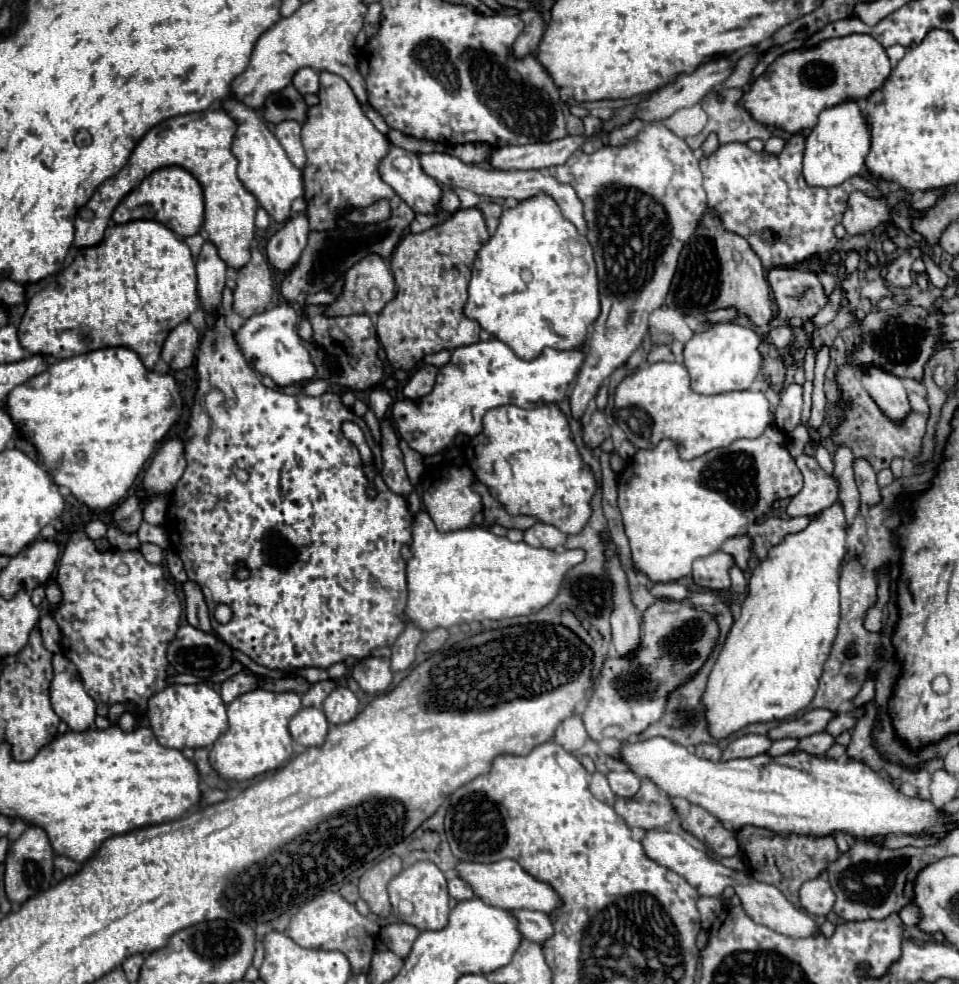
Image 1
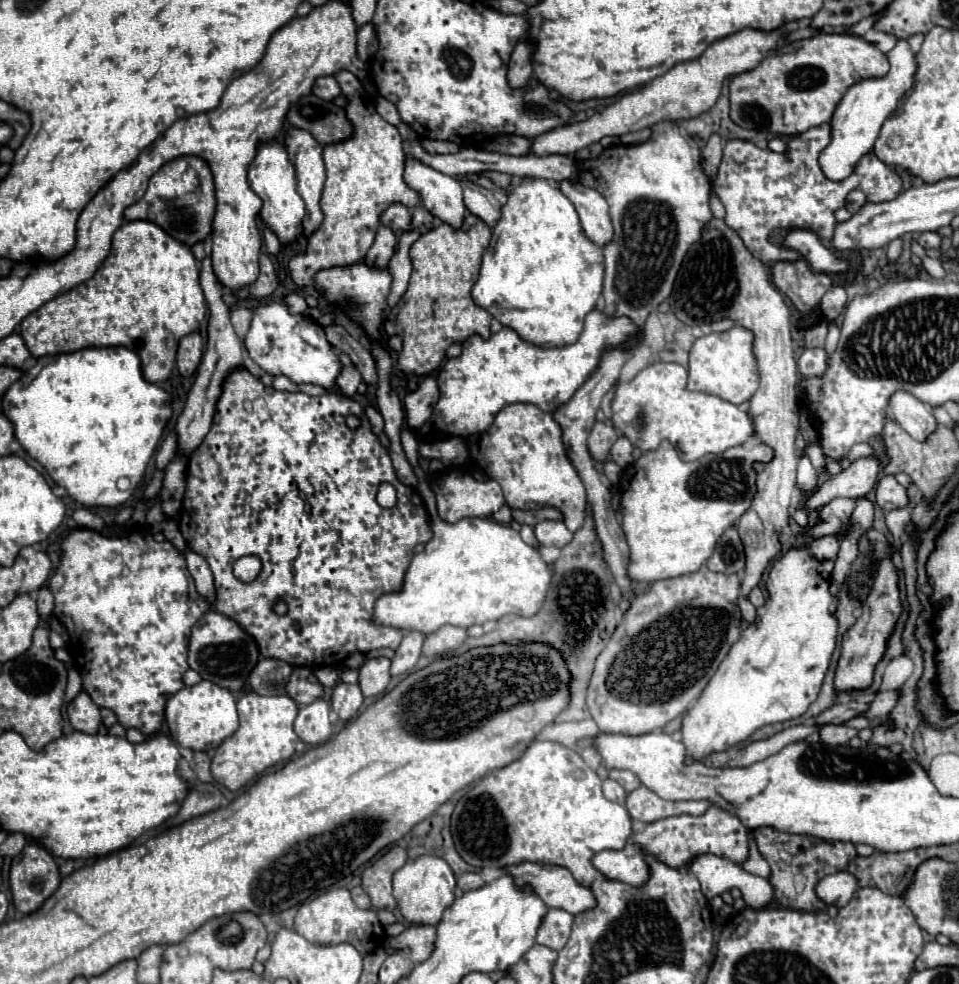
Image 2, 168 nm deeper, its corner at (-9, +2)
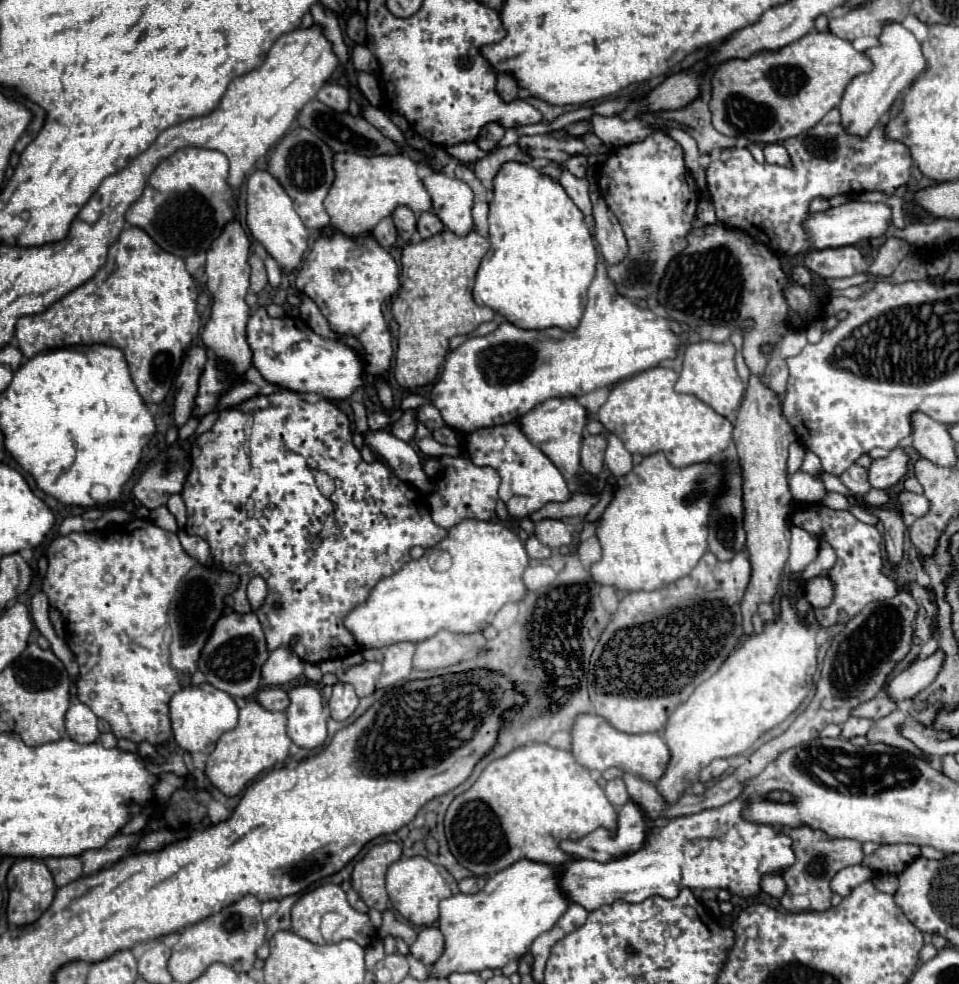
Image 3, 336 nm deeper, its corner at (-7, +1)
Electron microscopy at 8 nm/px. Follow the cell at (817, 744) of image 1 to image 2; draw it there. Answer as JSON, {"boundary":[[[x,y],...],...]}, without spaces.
{"boundary":[[[825,725],[821,727],[819,735],[825,745],[847,745],[849,739],[857,735],[857,729],[851,729],[845,725]]]}

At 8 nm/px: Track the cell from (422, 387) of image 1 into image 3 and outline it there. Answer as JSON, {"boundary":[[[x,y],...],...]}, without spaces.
{"boundary":[[[409,410],[391,426],[391,434],[399,440],[409,442],[415,436],[415,422],[417,422],[417,416],[413,410]]]}

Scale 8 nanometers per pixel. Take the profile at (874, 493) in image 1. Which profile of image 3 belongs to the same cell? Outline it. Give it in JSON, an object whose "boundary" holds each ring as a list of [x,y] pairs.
{"boundary":[[[901,492],[899,494],[899,508],[903,510],[905,526],[911,526],[917,518],[925,516],[929,512],[929,500],[921,494],[913,492]]]}

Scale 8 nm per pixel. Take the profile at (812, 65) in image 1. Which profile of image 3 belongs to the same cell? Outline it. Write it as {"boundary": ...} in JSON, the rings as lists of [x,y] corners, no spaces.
{"boundary":[[[809,32],[801,40],[777,50],[777,52],[759,52],[745,60],[731,58],[717,66],[711,76],[711,120],[717,132],[725,136],[743,136],[753,144],[773,144],[783,142],[803,130],[815,126],[831,108],[839,106],[845,86],[863,72],[871,70],[871,60],[857,52],[849,40],[843,40],[831,32]]]}

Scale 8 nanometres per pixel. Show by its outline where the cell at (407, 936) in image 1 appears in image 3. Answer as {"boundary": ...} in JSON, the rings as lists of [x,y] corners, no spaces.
{"boundary":[[[429,926],[419,932],[415,944],[411,946],[411,956],[421,960],[425,966],[433,966],[443,954],[443,950],[445,950],[445,942],[443,942],[441,930],[435,926]]]}

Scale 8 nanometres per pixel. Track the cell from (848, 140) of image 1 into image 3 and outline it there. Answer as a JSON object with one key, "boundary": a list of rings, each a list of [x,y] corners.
{"boundary":[[[887,22],[883,26],[881,34],[879,34],[879,46],[867,48],[863,54],[873,62],[873,68],[867,74],[855,76],[847,84],[843,100],[839,104],[843,126],[847,126],[847,130],[851,130],[851,134],[859,134],[859,136],[869,134],[869,130],[873,126],[877,126],[879,122],[885,120],[885,116],[887,116],[891,104],[895,102],[895,98],[925,68],[925,56],[921,52],[921,44],[899,22]]]}

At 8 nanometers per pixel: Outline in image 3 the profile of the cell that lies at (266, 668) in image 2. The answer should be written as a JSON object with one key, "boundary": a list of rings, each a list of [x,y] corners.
{"boundary":[[[277,648],[271,652],[269,660],[263,664],[263,684],[265,686],[285,686],[303,674],[305,662],[289,648]]]}

